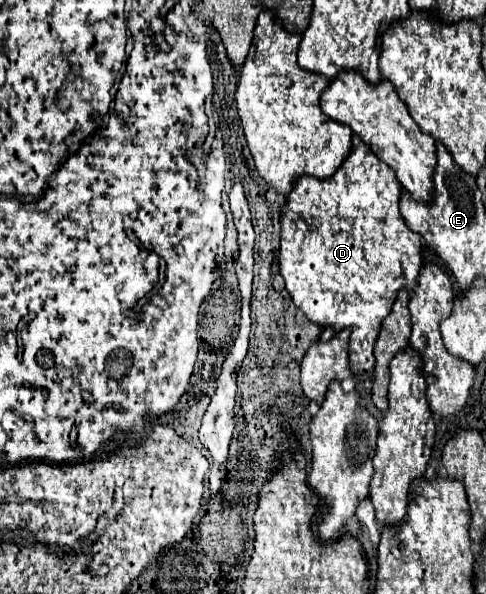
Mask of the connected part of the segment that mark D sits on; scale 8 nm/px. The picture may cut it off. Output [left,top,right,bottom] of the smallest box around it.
[280,137,424,379]

